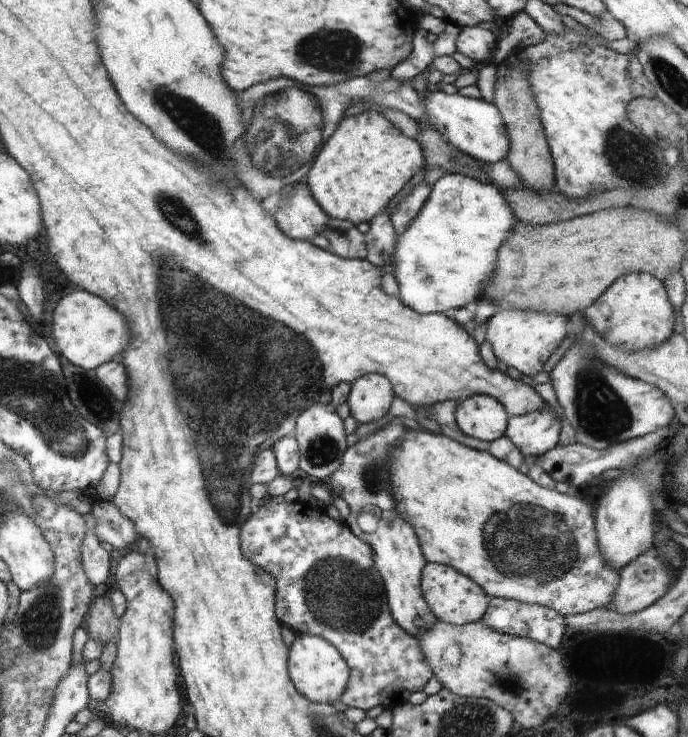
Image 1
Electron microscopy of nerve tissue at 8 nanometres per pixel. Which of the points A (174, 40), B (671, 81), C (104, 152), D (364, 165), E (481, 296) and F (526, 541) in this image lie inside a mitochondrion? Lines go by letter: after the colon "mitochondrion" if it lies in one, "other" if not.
A: other
B: mitochondrion
C: other
D: other
E: other
F: mitochondrion

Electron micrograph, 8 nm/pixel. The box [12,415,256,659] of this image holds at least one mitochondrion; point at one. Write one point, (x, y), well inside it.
(40, 625)

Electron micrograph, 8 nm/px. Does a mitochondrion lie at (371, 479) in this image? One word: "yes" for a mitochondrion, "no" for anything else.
yes

